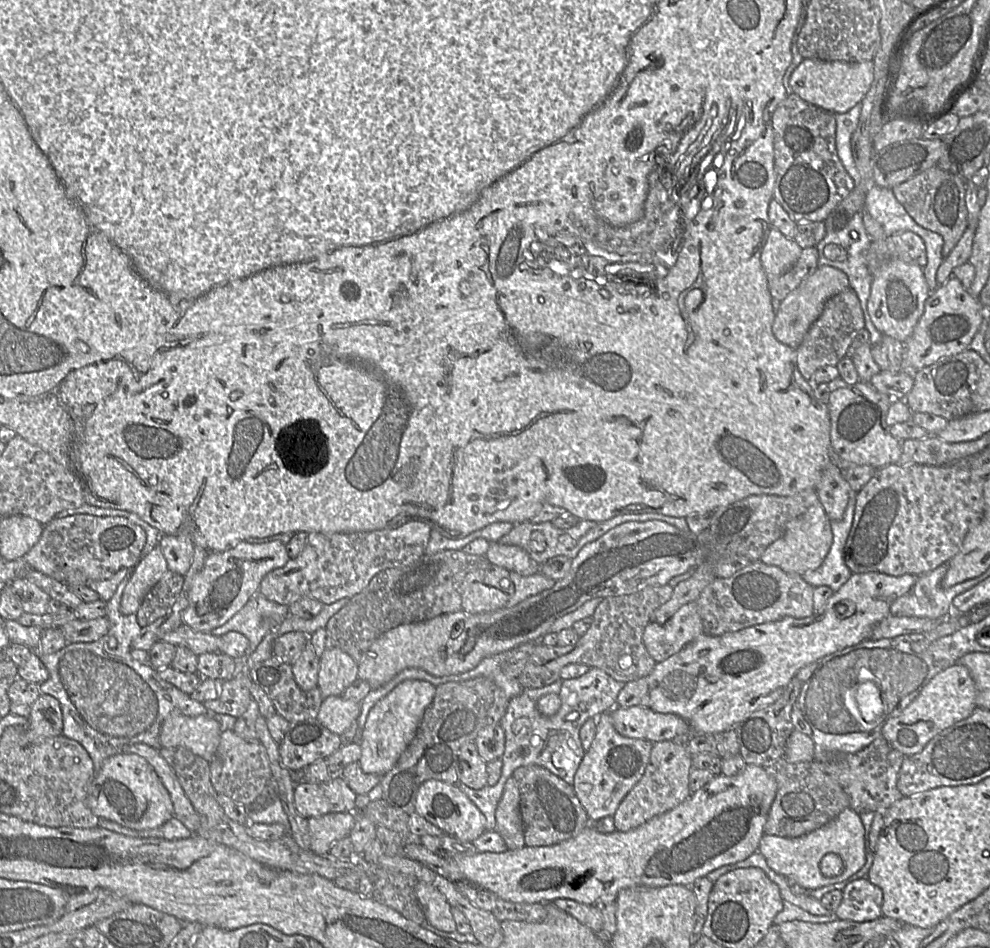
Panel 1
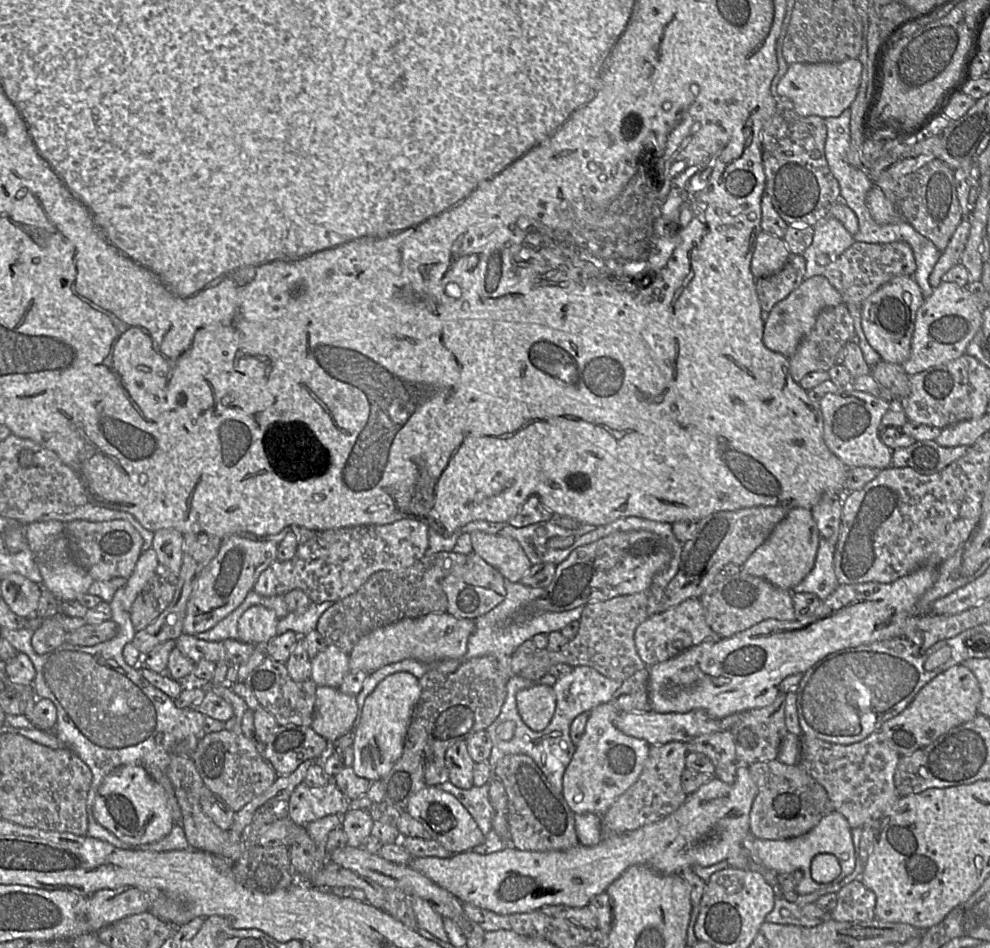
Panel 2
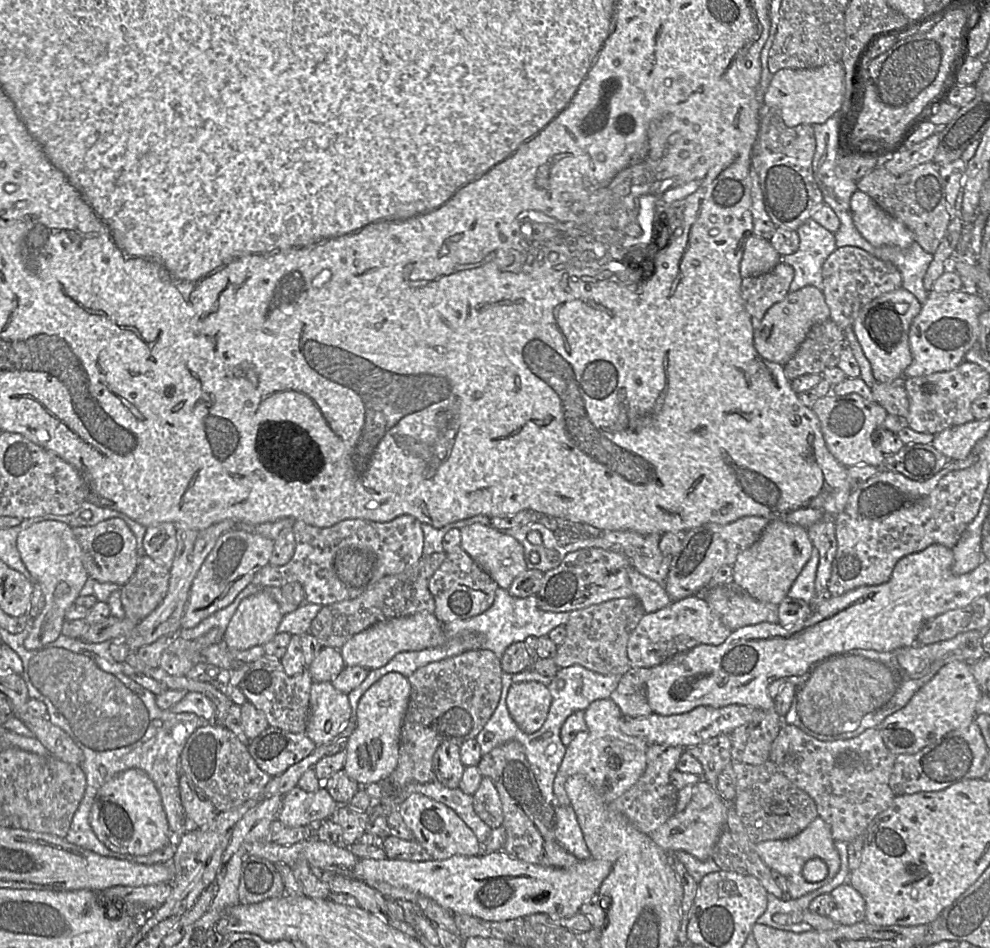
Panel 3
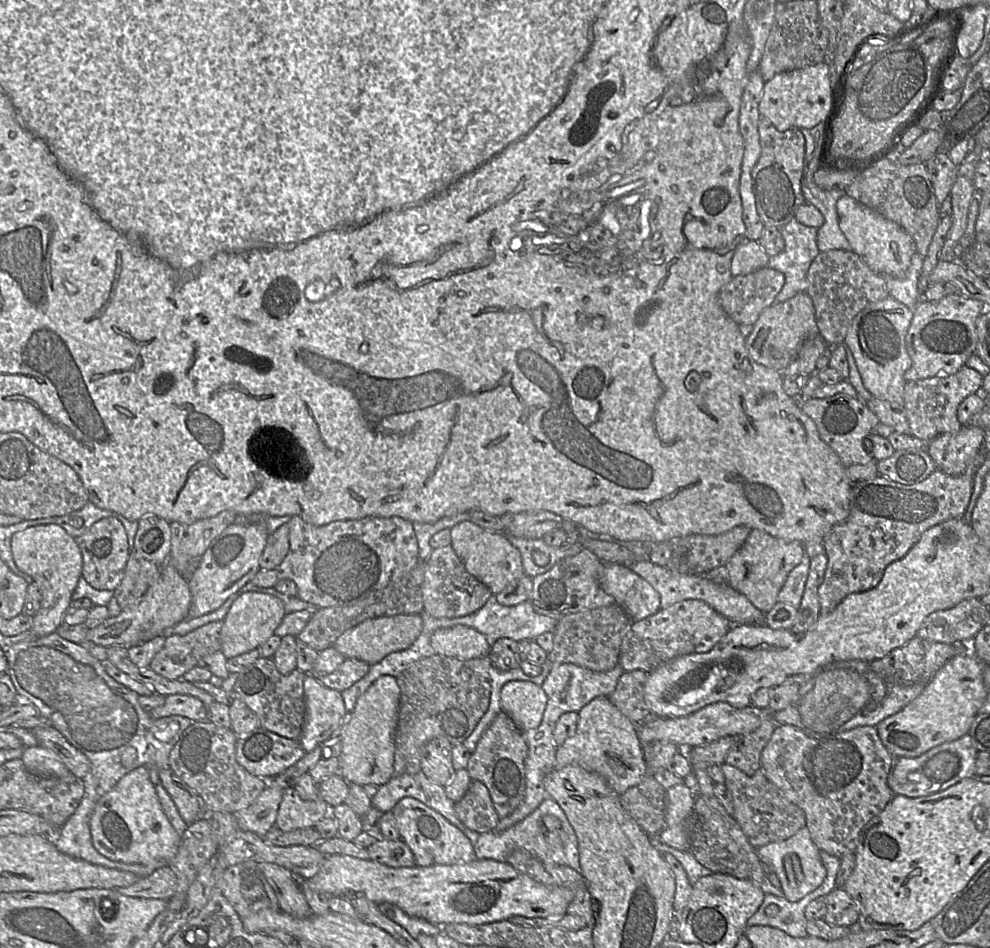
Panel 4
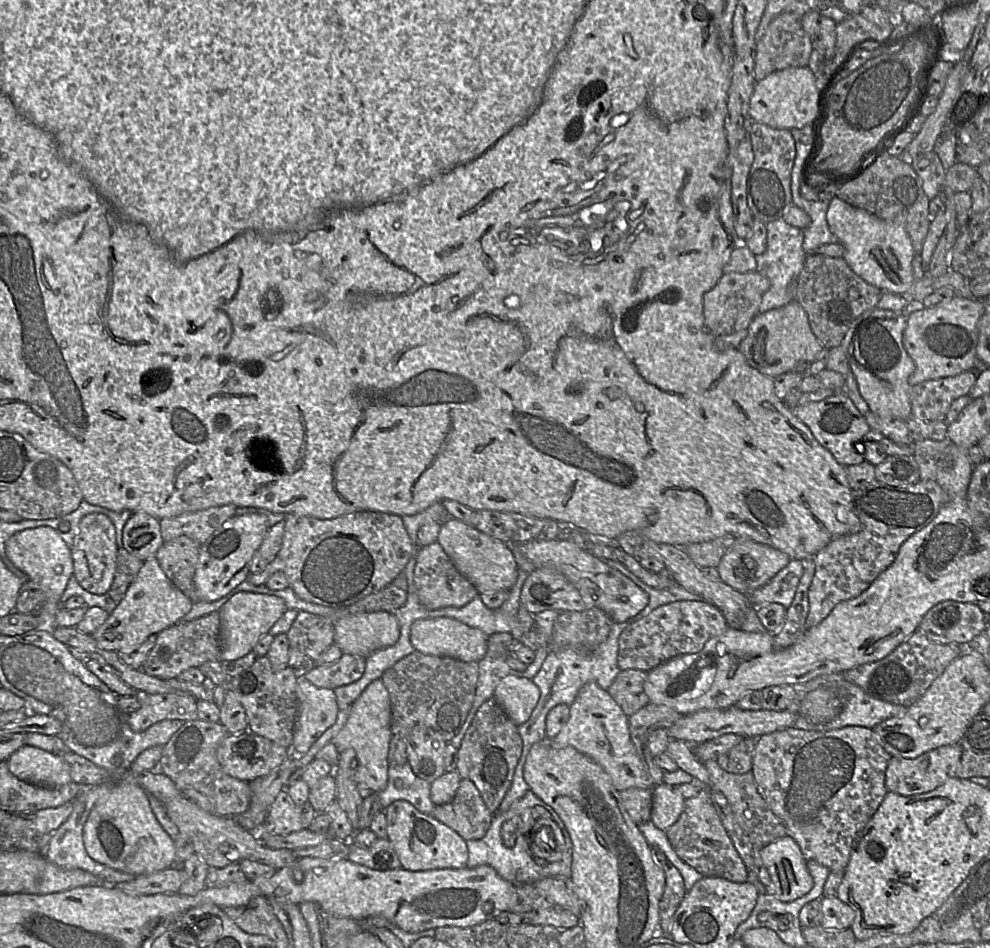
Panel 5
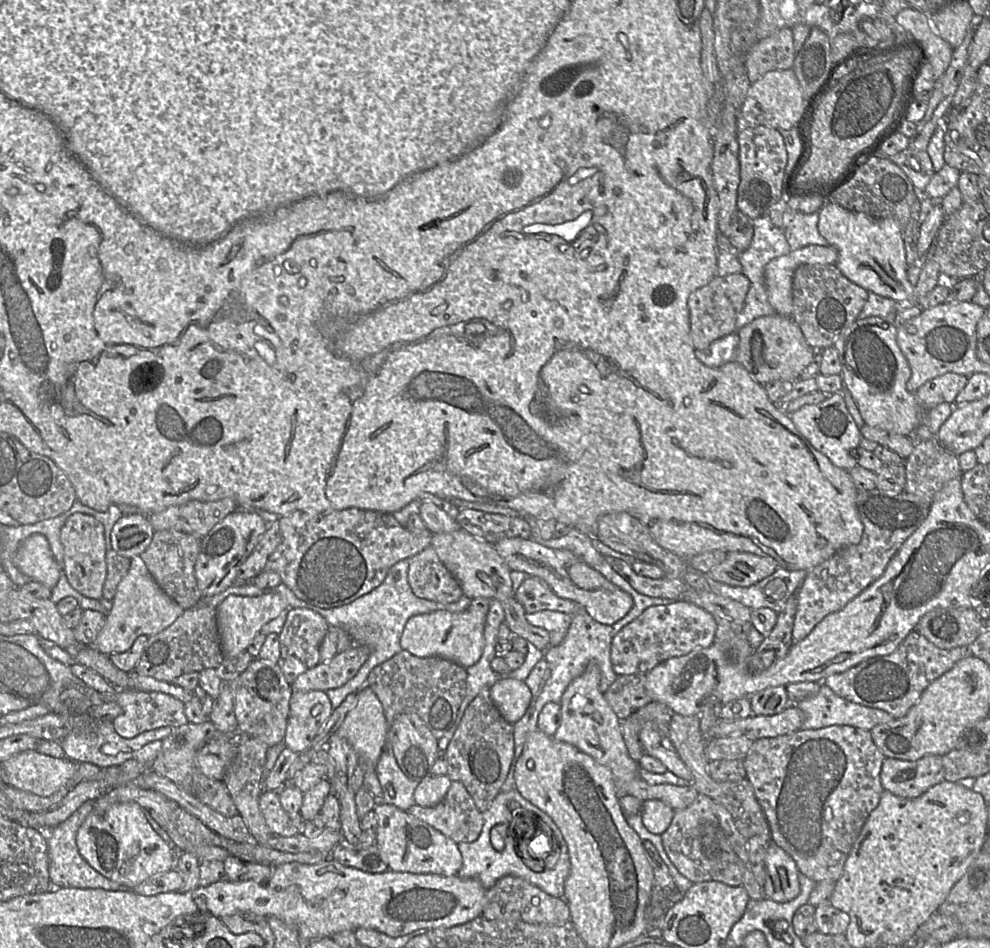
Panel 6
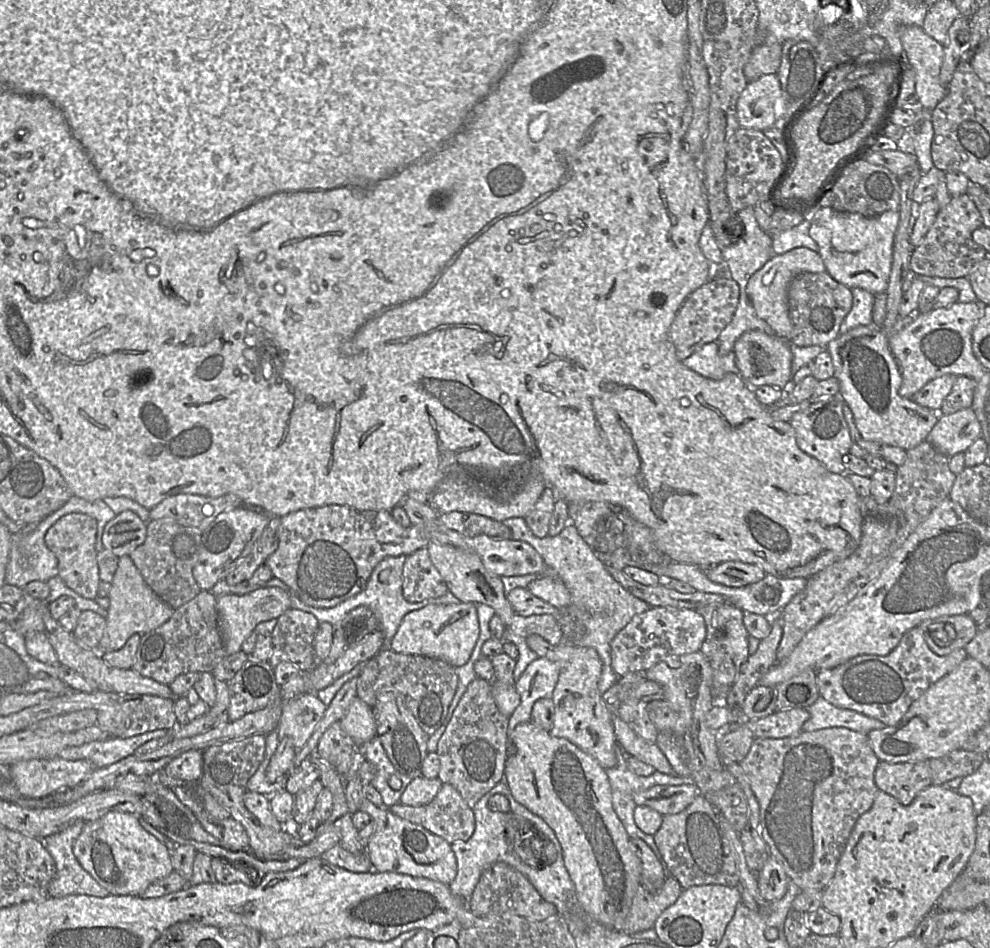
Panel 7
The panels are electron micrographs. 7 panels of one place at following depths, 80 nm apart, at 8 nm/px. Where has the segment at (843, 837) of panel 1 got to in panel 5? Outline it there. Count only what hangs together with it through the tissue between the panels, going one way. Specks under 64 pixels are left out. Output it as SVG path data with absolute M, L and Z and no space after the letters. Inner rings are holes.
M784 836L771 842L761 848L760 856L770 875L770 895L782 902L792 902L813 888L807 861L793 838Z

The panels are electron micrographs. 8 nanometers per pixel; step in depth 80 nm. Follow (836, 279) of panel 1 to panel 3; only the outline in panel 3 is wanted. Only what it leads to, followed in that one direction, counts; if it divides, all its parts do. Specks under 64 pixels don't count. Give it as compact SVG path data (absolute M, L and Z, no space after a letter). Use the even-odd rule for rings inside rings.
M805 286L795 292L789 292L780 302L772 305L763 319L755 325L754 347L764 359L786 365L794 356L811 328L829 319L829 308L821 289Z

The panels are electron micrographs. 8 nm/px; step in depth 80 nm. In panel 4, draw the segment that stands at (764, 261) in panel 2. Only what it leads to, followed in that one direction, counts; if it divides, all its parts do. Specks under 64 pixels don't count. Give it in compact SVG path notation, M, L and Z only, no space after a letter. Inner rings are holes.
M744 240L736 250L731 261L733 277L744 276L758 269L768 268L770 256L755 240Z

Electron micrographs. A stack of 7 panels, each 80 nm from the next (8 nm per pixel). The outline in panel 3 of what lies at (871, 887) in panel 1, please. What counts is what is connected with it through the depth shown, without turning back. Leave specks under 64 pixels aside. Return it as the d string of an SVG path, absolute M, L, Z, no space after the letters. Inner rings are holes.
M845 883L837 887L830 894L833 899L833 907L828 917L834 922L854 925L865 920L865 900L850 884Z

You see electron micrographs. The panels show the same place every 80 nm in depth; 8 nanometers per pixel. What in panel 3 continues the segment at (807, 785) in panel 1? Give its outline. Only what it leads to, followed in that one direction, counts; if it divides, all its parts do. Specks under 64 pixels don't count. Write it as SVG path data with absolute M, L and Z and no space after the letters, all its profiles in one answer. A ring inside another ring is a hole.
M732 761L730 766L736 790L733 808L753 844L792 838L818 817L814 800L796 787L774 762L749 765Z

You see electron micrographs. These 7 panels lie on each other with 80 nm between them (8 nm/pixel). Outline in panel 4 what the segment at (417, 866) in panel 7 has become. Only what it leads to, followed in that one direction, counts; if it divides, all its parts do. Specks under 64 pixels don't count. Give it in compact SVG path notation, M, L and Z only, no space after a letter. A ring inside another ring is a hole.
M412 797L402 798L391 810L401 840L414 855L416 866L451 865L475 859L472 841L442 814Z

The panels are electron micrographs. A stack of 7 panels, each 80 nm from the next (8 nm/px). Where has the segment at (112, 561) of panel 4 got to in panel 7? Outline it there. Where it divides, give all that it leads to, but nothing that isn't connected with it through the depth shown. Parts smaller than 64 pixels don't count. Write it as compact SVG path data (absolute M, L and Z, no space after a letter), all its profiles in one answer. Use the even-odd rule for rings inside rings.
M70 513L56 521L46 532L44 541L58 561L58 576L65 585L83 598L95 600L99 585L99 567L95 549L97 521L86 514Z

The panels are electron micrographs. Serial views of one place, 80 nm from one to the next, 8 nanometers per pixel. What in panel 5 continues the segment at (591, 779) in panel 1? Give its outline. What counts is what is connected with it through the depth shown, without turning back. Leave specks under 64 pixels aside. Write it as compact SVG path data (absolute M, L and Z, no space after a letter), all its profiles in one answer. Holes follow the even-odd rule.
M588 682L579 690L569 708L568 721L559 733L549 740L553 748L571 746L590 757L606 771L618 791L656 786L631 741L628 716L624 714L608 691L600 688L595 682Z

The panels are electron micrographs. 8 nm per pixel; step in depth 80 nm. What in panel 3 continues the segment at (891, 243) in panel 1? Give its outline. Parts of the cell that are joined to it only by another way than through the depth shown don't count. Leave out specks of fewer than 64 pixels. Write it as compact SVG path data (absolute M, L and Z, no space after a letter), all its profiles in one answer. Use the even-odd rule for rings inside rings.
M853 246L837 248L822 265L822 288L830 314L829 319L841 329L846 330L853 324L860 309L875 298L900 288L902 275L896 266L886 262L871 253Z

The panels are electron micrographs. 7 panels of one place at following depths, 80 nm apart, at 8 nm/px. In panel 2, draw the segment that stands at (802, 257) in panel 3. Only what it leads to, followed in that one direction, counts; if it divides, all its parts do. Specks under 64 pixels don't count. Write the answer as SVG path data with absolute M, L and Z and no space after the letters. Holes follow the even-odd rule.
M831 216L824 217L813 226L811 245L802 253L806 261L805 279L824 276L841 292L841 275L833 273L833 263L856 241L841 222Z

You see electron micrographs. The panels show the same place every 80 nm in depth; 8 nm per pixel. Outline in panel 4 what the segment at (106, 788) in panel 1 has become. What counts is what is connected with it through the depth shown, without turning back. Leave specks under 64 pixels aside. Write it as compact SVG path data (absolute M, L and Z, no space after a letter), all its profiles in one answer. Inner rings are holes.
M145 766L124 775L100 798L90 818L90 831L93 846L100 854L126 864L162 863L162 866L169 866L181 837L163 812L150 771Z

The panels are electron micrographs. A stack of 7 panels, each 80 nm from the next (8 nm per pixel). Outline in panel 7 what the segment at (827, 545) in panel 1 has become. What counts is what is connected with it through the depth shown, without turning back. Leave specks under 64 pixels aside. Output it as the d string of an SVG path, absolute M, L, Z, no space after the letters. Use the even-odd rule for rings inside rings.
M725 561L707 571L711 581L729 587L743 587L757 583L767 574L755 564L741 561Z

